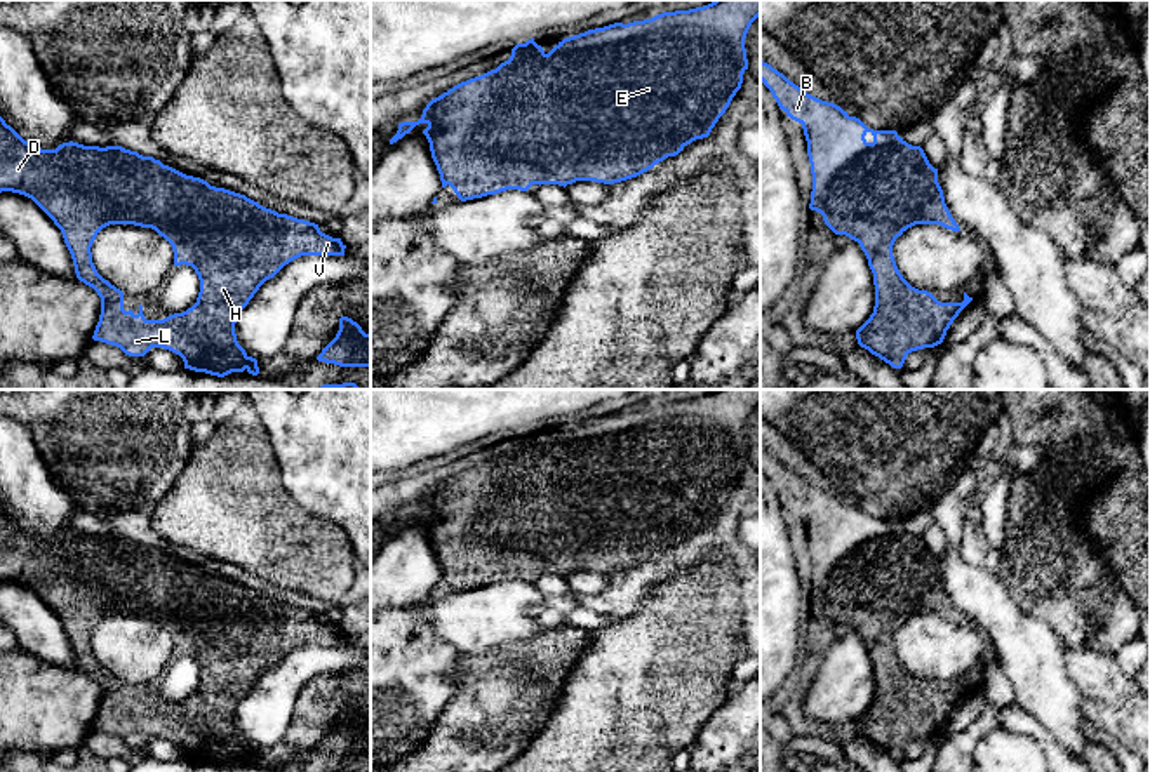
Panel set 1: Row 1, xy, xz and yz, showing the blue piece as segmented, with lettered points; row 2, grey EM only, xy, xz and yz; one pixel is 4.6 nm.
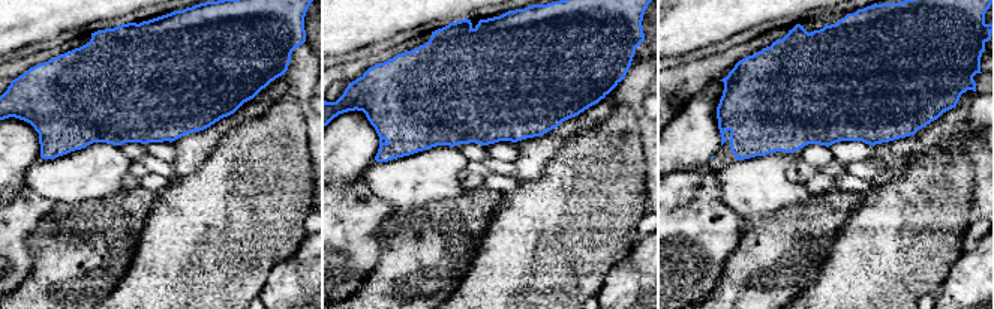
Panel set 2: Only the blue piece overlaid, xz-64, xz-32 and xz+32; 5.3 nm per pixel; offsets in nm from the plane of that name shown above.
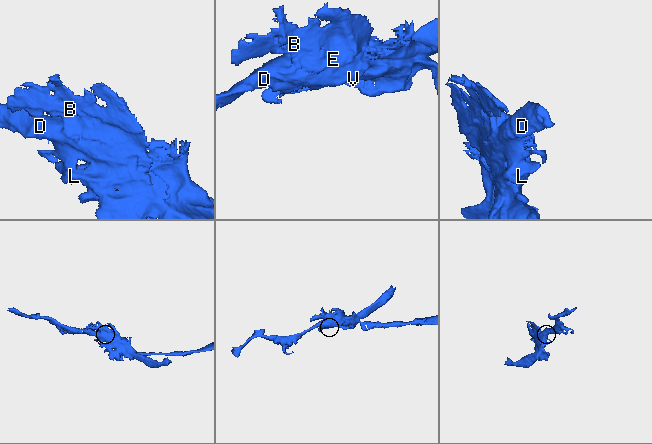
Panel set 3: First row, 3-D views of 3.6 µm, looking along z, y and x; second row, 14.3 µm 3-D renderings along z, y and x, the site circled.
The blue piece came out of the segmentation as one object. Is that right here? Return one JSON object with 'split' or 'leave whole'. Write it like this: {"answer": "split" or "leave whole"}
{"answer": "split"}

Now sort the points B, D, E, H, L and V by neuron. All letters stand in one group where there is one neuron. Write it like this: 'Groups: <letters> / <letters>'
Groups: B E H L / D V

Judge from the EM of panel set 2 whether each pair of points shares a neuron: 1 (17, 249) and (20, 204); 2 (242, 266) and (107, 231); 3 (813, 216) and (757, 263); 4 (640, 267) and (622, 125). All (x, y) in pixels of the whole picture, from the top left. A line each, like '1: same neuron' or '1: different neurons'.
1: same neuron
2: different neurons
3: same neuron
4: different neurons

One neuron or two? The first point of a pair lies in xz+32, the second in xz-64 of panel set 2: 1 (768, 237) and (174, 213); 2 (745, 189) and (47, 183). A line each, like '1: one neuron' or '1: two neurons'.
1: two neurons
2: one neuron

